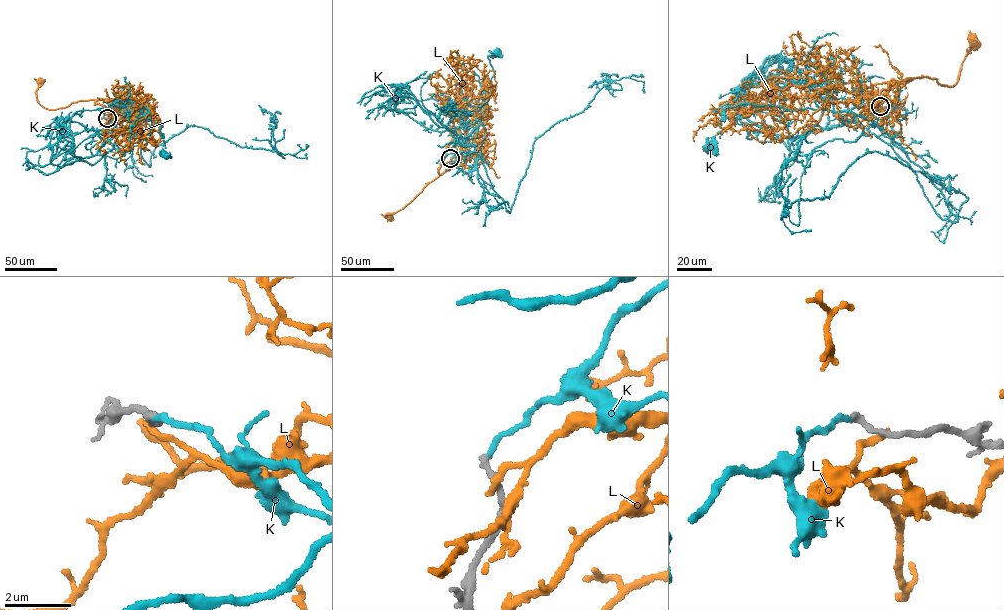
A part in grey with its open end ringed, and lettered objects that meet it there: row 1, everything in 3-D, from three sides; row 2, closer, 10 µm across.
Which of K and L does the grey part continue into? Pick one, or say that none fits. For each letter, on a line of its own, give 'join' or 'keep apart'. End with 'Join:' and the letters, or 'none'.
K: join
L: keep apart
Join: K

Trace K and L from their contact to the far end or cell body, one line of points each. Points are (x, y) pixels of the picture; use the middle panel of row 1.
K: (450, 158), (478, 149), (483, 140), (480, 121), (494, 74), (487, 56), (497, 53)
L: (451, 159), (461, 155), (403, 207), (385, 215), (389, 216)

